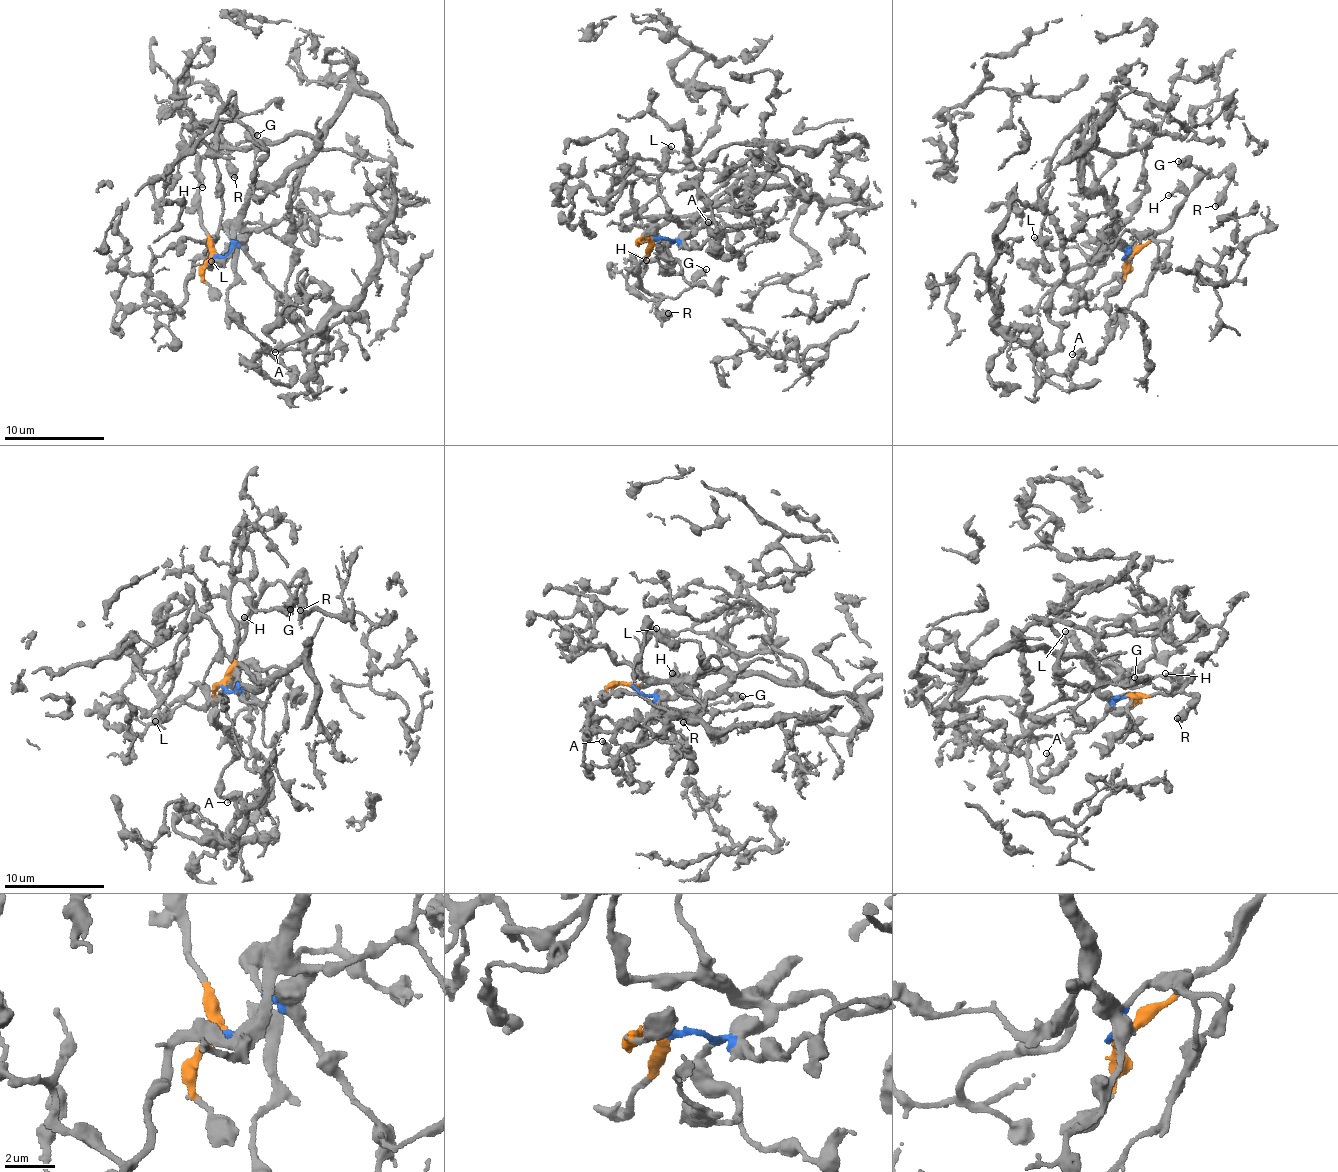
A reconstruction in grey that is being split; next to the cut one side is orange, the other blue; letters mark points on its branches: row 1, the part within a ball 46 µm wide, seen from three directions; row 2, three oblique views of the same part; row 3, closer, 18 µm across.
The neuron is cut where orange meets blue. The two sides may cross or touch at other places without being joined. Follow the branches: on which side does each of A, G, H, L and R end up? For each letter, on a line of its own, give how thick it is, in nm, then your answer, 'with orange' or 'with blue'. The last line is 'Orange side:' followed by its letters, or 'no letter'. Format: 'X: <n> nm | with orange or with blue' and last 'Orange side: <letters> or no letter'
A: 280 nm | with blue
G: 480 nm | with orange
H: 170 nm | with orange
L: 360 nm | with blue
R: 550 nm | with orange
Orange side: G, H, R

